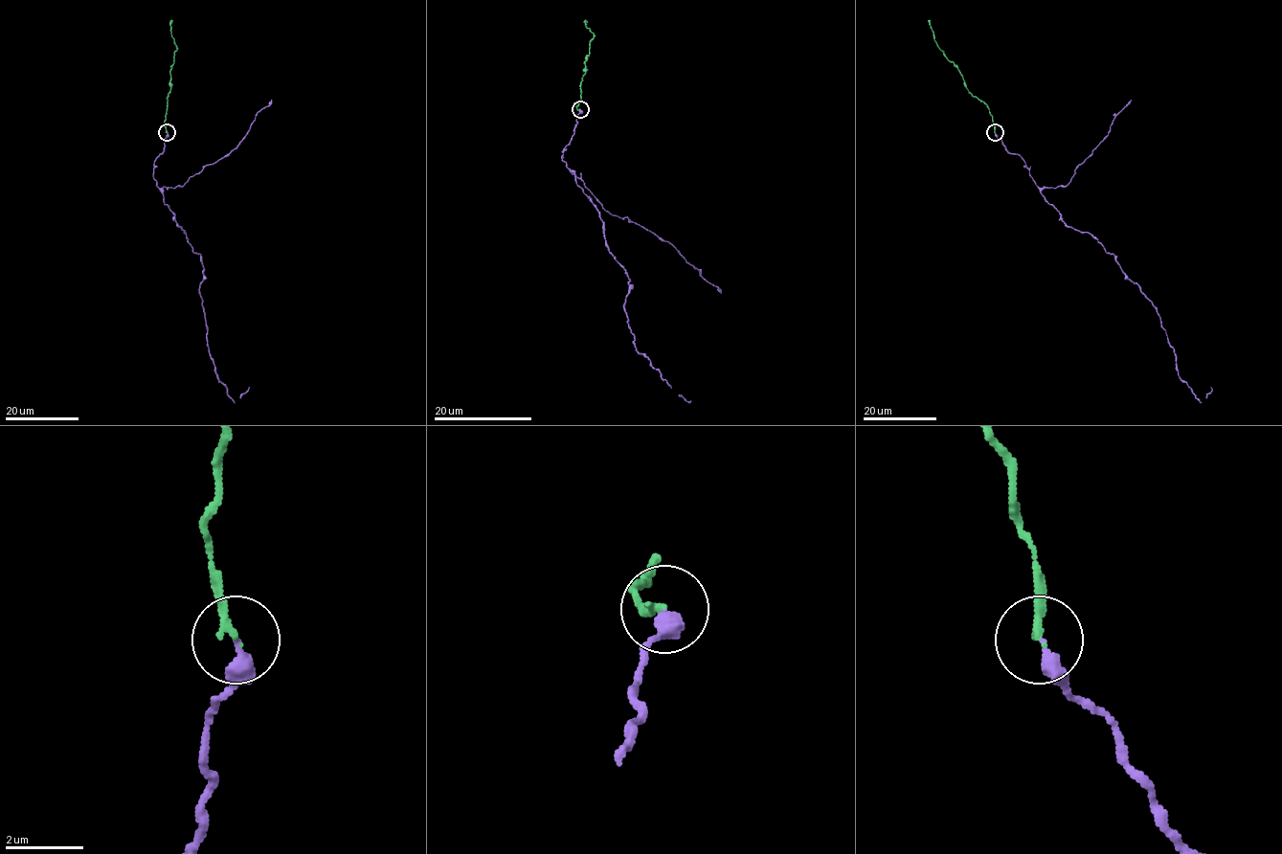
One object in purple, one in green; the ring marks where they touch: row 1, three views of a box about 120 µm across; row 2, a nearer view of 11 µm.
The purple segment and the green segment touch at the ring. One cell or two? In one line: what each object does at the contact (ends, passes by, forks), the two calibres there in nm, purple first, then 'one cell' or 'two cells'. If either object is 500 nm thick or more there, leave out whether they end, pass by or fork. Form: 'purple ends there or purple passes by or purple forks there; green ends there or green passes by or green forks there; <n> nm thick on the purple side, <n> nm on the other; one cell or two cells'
purple ends there; green ends there; 320 nm thick on the purple side, 190 nm on the other; one cell

